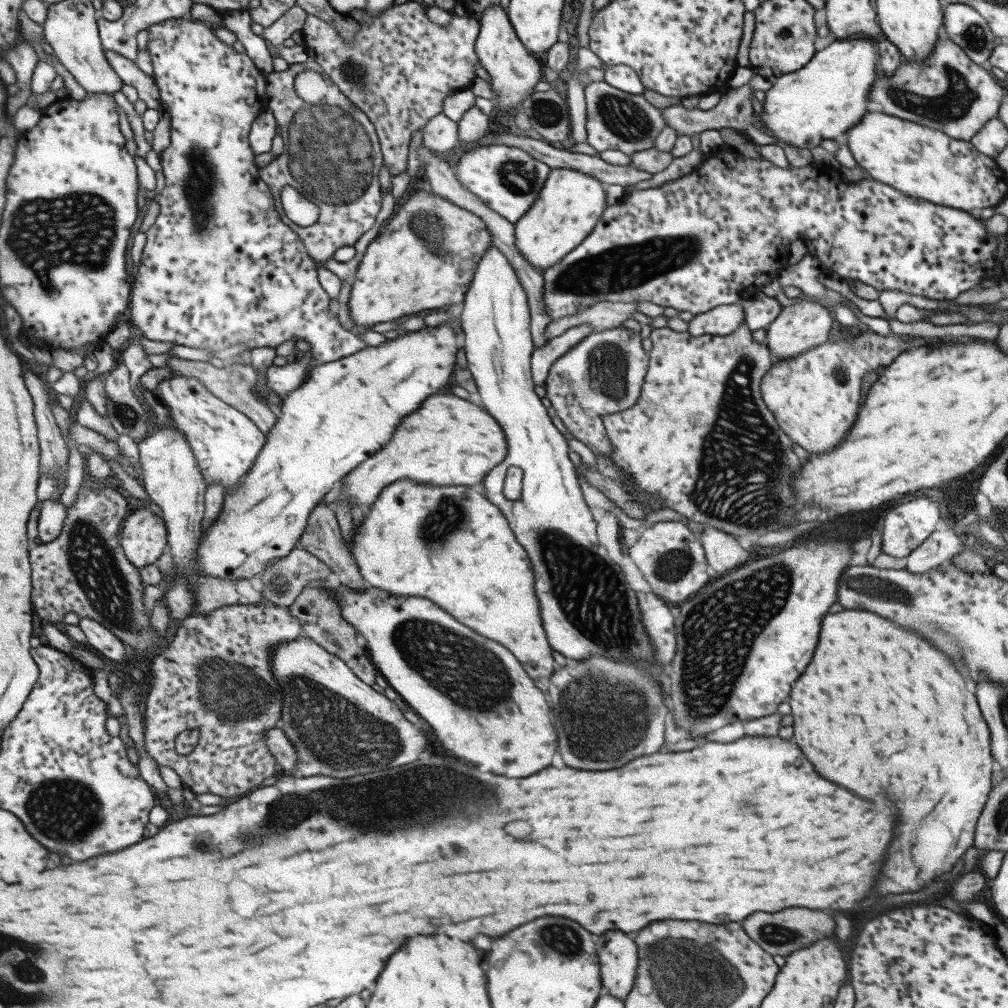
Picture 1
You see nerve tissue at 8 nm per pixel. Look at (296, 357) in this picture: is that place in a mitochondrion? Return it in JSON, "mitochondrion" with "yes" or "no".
{"mitochondrion":"no"}

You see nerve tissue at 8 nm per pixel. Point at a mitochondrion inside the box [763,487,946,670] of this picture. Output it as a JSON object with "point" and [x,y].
{"point":[872,588]}

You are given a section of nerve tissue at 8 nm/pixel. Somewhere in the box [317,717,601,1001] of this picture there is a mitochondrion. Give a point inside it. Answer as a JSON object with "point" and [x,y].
{"point":[560,938]}

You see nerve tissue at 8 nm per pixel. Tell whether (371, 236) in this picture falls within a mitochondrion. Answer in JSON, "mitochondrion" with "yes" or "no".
{"mitochondrion":"no"}

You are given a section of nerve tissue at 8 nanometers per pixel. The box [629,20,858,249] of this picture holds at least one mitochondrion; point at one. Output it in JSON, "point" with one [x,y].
{"point":[784,35]}

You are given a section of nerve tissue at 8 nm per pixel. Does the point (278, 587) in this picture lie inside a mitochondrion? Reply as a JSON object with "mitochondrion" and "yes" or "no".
{"mitochondrion":"yes"}

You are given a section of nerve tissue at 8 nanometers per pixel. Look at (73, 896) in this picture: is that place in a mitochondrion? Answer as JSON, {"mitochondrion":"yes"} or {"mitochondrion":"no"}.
{"mitochondrion":"no"}

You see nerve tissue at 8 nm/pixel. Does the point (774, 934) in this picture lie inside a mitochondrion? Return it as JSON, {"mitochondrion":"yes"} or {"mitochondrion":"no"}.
{"mitochondrion":"yes"}

